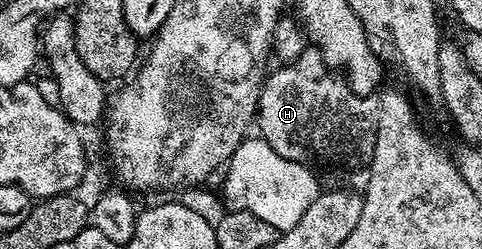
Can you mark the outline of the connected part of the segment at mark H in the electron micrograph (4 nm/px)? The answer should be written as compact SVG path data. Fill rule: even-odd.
M306 47L298 59L273 68L265 76L260 92L258 110L259 136L282 159L290 159L299 165L360 165L371 162L376 146L376 105L367 96L354 92L352 86L339 72L333 71L324 61L320 50Z

